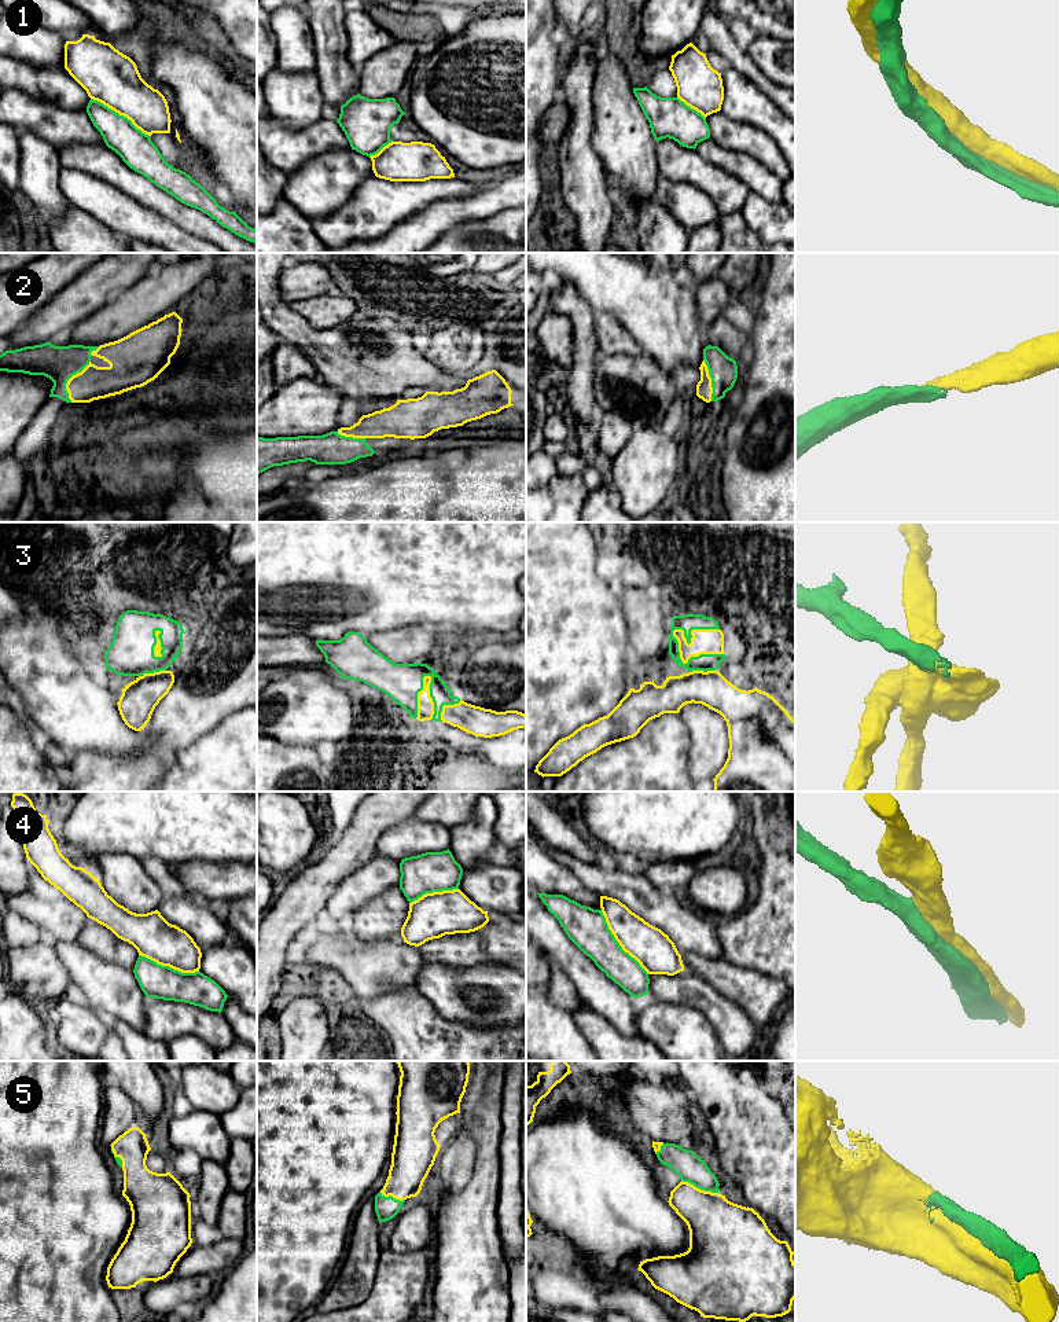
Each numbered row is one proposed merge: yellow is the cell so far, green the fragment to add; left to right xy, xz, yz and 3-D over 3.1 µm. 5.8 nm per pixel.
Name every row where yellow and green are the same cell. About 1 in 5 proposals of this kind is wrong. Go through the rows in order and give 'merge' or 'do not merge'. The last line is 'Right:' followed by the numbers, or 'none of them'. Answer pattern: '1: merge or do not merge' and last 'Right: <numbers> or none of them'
1: do not merge
2: merge
3: merge
4: do not merge
5: merge
Right: 2, 3, 5

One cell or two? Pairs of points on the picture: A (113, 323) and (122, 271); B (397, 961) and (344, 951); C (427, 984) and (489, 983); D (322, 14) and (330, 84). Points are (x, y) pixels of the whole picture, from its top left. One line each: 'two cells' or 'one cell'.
A: two cells
B: one cell
C: one cell
D: one cell

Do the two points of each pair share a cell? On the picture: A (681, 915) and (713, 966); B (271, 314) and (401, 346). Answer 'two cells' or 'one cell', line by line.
A: two cells
B: one cell

